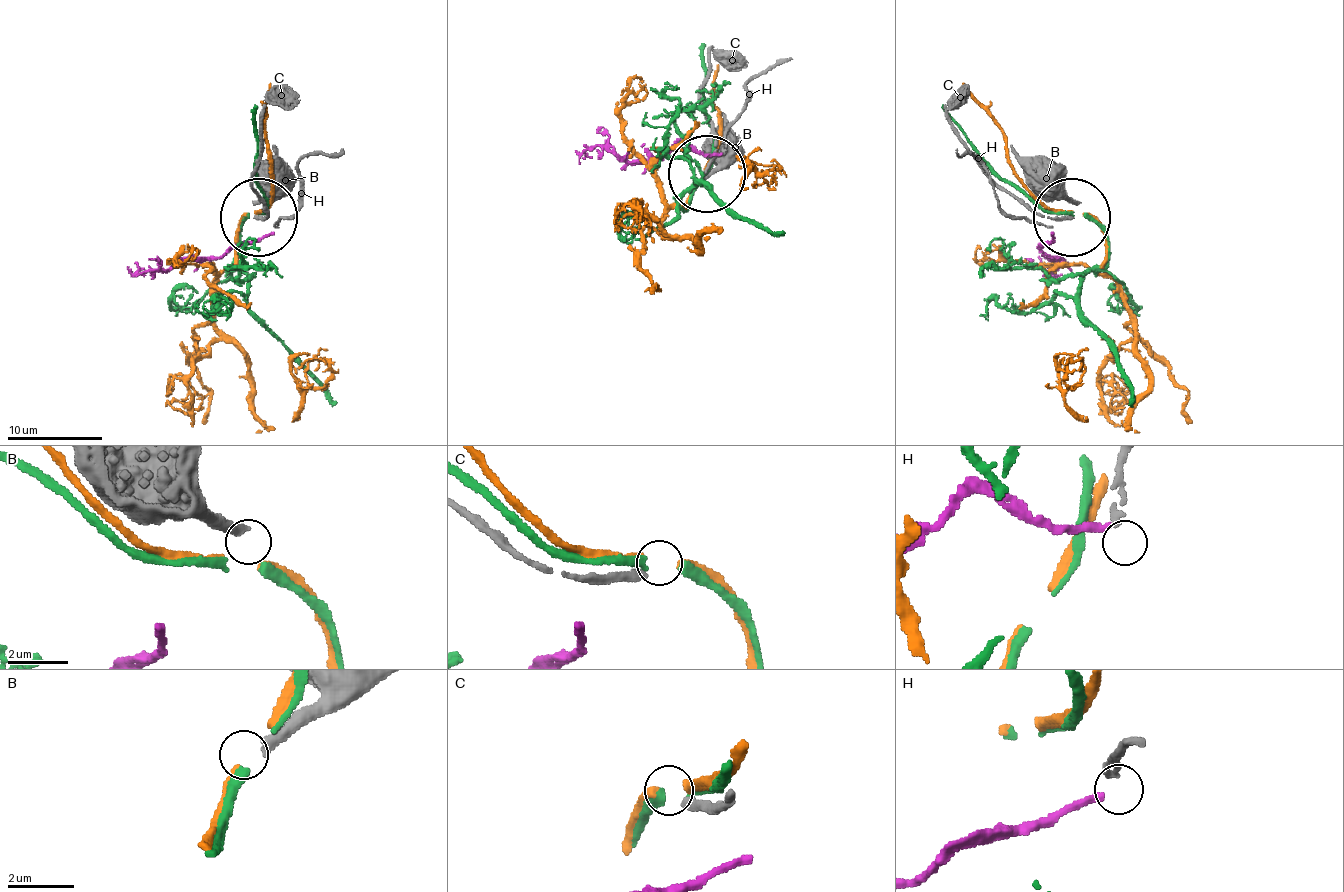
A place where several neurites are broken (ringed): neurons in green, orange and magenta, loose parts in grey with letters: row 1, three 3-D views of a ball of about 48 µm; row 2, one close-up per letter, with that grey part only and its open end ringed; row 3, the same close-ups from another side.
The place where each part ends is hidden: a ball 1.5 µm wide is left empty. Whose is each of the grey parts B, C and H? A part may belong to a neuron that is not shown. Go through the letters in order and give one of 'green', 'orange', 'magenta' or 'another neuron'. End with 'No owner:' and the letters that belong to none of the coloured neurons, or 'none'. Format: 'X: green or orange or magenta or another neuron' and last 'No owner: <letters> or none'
B: another neuron
C: another neuron
H: another neuron
No owner: B, C, H

